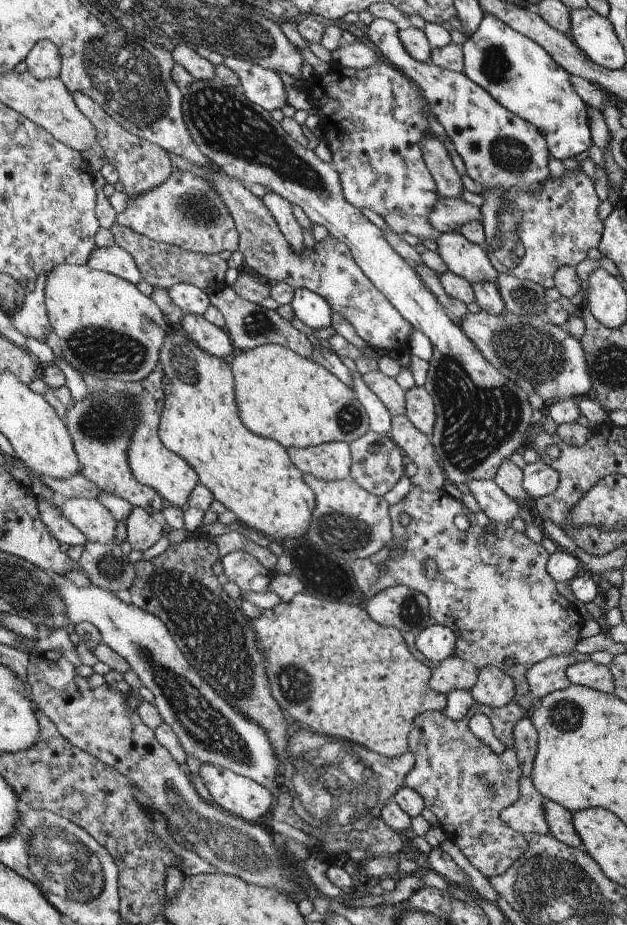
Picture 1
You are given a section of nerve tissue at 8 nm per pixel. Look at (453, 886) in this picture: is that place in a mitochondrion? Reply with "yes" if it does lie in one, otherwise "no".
no

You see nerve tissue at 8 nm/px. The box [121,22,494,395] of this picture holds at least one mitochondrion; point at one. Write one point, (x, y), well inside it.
(222, 122)

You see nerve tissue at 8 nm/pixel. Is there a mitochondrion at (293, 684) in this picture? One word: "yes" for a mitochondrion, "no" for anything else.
yes

